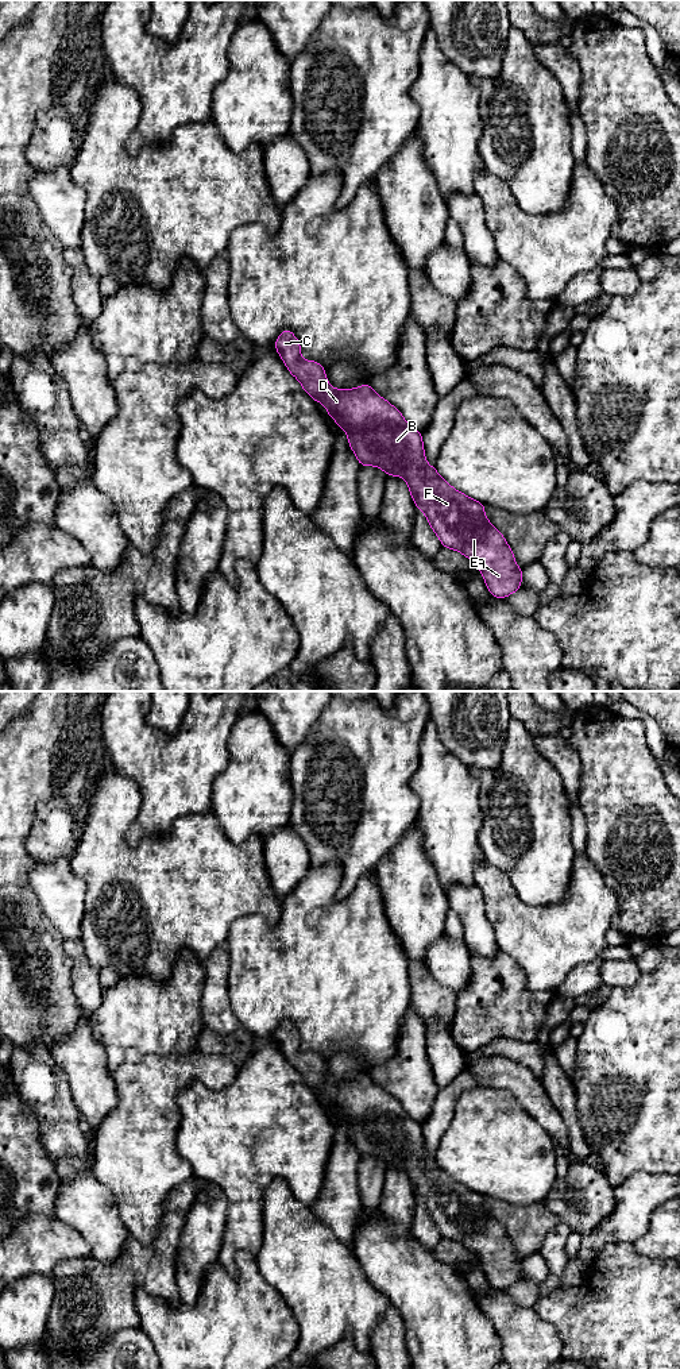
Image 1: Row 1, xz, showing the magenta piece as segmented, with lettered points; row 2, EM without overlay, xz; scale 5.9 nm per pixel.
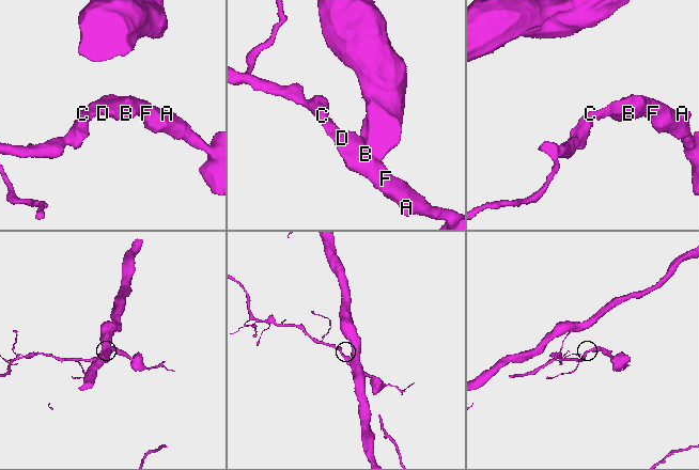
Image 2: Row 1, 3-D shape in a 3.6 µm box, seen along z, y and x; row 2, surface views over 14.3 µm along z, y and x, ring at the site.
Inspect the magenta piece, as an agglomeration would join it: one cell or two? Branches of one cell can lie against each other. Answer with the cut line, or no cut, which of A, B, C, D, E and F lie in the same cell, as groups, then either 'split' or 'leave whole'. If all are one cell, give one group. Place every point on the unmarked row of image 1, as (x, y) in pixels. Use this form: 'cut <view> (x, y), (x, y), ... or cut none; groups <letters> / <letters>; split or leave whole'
cut none; groups A B C D E F; leave whole

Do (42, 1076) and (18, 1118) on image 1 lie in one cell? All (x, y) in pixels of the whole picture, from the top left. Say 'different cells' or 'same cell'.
different cells

